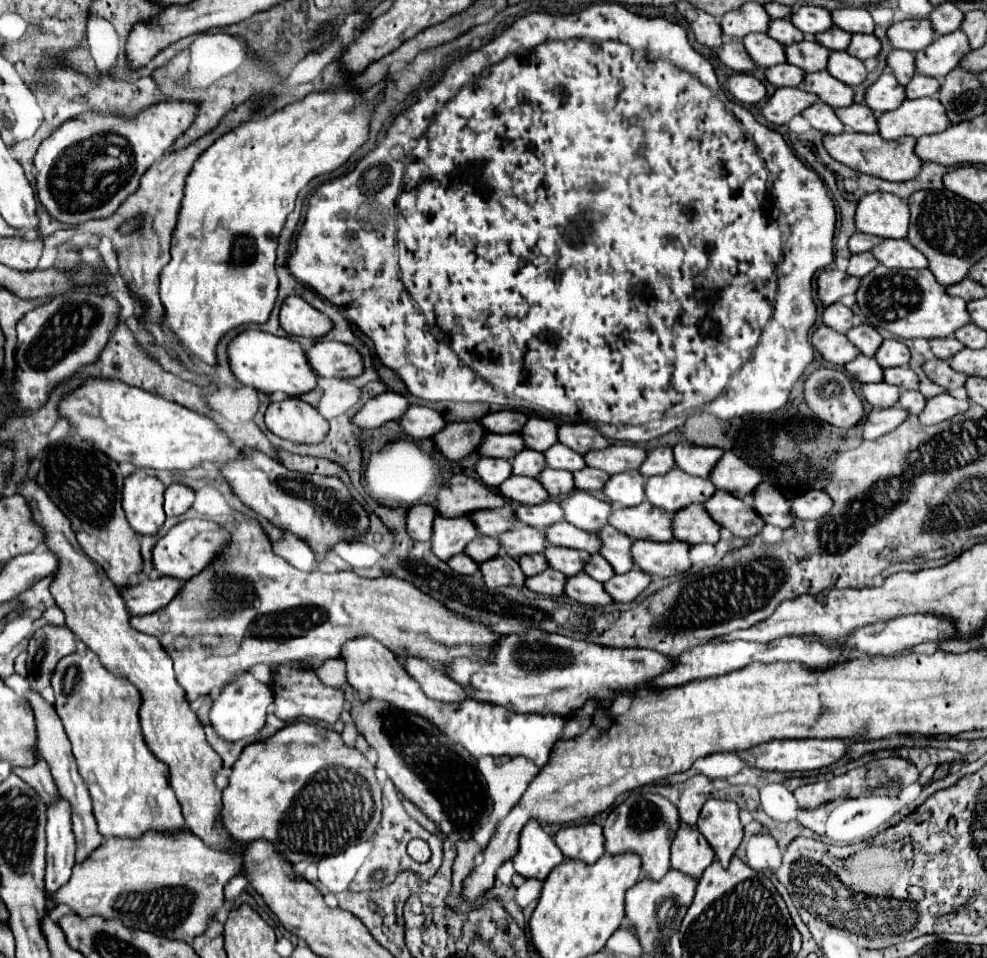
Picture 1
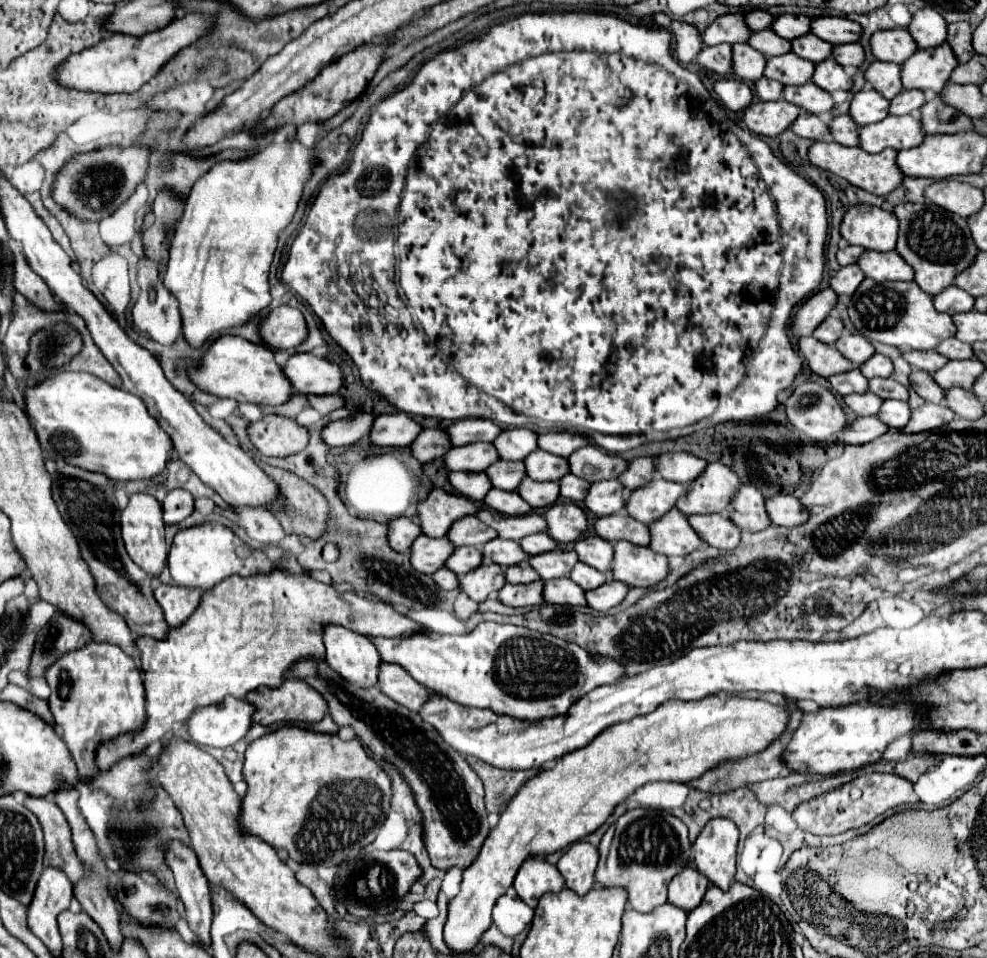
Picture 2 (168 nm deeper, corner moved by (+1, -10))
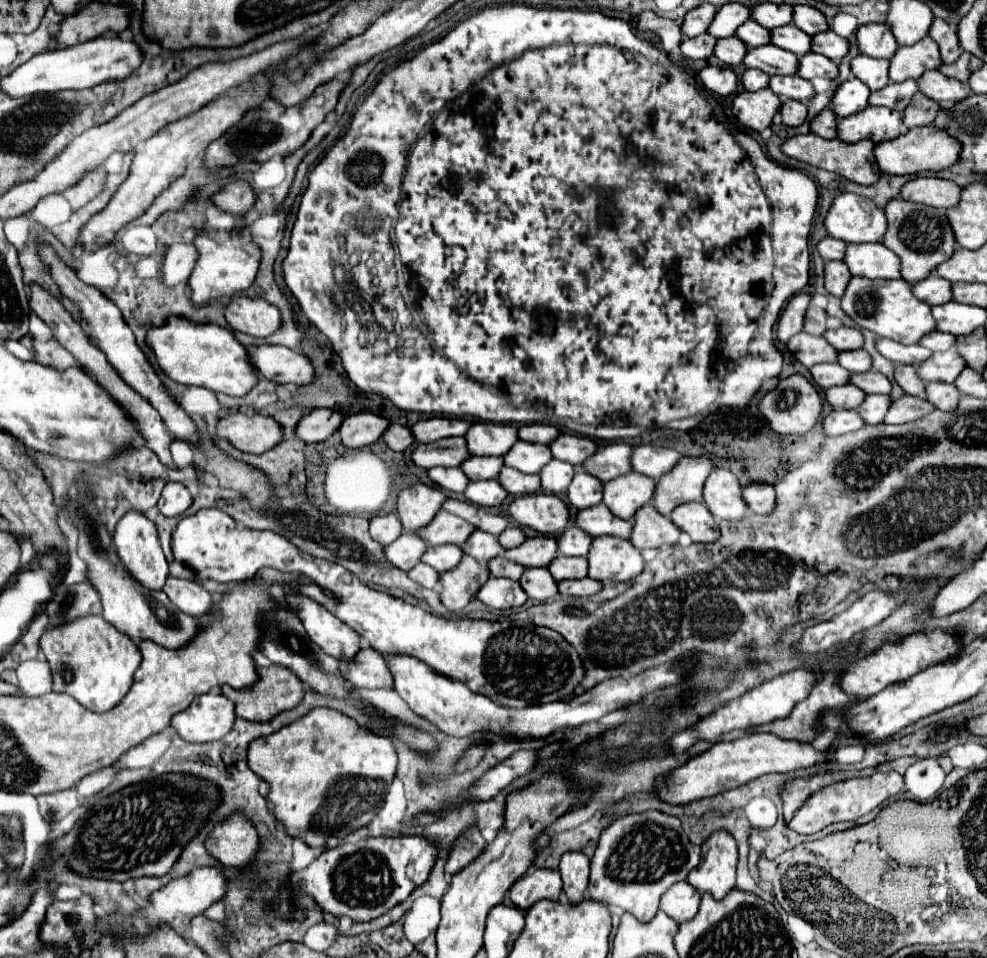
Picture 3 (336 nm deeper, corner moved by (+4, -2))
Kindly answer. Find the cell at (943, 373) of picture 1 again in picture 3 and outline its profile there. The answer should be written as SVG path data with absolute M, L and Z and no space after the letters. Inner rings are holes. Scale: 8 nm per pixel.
M897 363L895 365L895 381L901 385L901 389L907 395L923 395L925 393L925 383L919 379L915 365Z

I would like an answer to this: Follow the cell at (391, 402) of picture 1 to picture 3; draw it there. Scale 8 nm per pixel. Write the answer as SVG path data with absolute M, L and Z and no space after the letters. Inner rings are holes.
M313 409L307 417L303 417L297 425L297 437L305 443L319 443L339 431L339 423L343 423L347 415L339 409Z

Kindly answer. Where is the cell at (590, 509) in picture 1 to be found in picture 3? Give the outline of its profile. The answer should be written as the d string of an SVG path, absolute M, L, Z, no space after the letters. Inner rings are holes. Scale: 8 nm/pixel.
M533 493L515 499L509 505L509 515L517 525L549 535L563 533L571 519L565 501L551 493Z

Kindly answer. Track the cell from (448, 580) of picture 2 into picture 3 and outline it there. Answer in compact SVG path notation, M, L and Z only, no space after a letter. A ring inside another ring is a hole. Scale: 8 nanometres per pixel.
M419 563L415 565L411 571L409 571L411 579L415 579L419 585L423 587L429 587L429 589L435 589L439 587L439 571L435 571L431 565L427 563Z

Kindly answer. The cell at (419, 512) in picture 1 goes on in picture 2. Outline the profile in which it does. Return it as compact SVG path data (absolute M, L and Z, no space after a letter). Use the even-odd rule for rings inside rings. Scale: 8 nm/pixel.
M398 517L398 519L388 521L388 535L386 535L388 545L398 553L408 553L410 543L414 543L418 535L422 535L420 527L408 517Z

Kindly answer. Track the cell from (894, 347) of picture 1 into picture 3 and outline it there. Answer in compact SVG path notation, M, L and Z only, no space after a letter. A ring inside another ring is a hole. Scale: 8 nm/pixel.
M865 349L839 351L839 365L849 369L851 373L865 373L873 367L873 359Z

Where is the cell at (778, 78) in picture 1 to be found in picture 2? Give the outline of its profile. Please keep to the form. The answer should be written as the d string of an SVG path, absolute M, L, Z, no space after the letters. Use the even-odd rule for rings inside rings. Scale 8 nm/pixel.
M758 79L756 81L756 95L760 97L760 101L778 101L782 95L782 85L774 83L772 79Z

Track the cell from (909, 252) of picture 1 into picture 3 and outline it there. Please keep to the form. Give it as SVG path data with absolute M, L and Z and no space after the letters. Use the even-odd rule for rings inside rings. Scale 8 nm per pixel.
M851 243L843 259L851 275L869 279L899 279L899 259L883 243Z

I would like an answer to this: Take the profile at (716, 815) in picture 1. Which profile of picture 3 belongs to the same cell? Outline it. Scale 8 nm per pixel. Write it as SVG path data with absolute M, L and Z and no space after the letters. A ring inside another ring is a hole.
M717 829L705 843L701 853L701 863L689 873L689 883L705 893L709 891L715 899L725 897L735 887L735 867L737 867L737 845L733 835Z

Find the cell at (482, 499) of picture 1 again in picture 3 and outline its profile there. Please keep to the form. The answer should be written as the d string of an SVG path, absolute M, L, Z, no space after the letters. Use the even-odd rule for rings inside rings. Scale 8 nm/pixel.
M417 483L403 489L397 497L397 515L403 523L405 533L417 533L421 527L427 527L437 511L445 503L445 493L441 489Z

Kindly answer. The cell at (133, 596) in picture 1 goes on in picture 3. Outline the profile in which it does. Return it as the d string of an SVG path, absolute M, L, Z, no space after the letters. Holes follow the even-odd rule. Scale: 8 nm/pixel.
M169 575L163 591L177 609L195 619L201 619L213 601L209 591L201 583L195 583L195 579L177 579Z

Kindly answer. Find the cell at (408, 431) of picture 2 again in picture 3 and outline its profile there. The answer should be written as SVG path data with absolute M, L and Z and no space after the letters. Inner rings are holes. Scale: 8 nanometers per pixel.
M363 411L363 413L347 415L343 425L339 427L339 433L345 447L359 449L379 441L383 437L383 431L387 431L389 425L391 425L389 419L375 415L371 411Z

